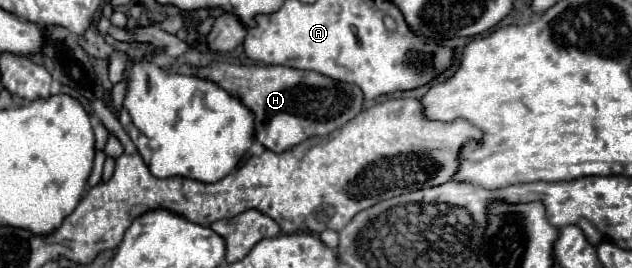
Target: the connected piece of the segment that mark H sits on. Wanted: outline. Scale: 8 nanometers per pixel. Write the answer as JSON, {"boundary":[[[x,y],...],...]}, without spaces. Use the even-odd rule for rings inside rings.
{"boundary":[[[211,63],[199,67],[197,77],[213,81],[239,99],[255,115],[255,141],[275,153],[283,153],[313,135],[327,135],[363,111],[363,93],[357,85],[341,83],[315,71],[299,71],[283,65],[245,67]]]}

